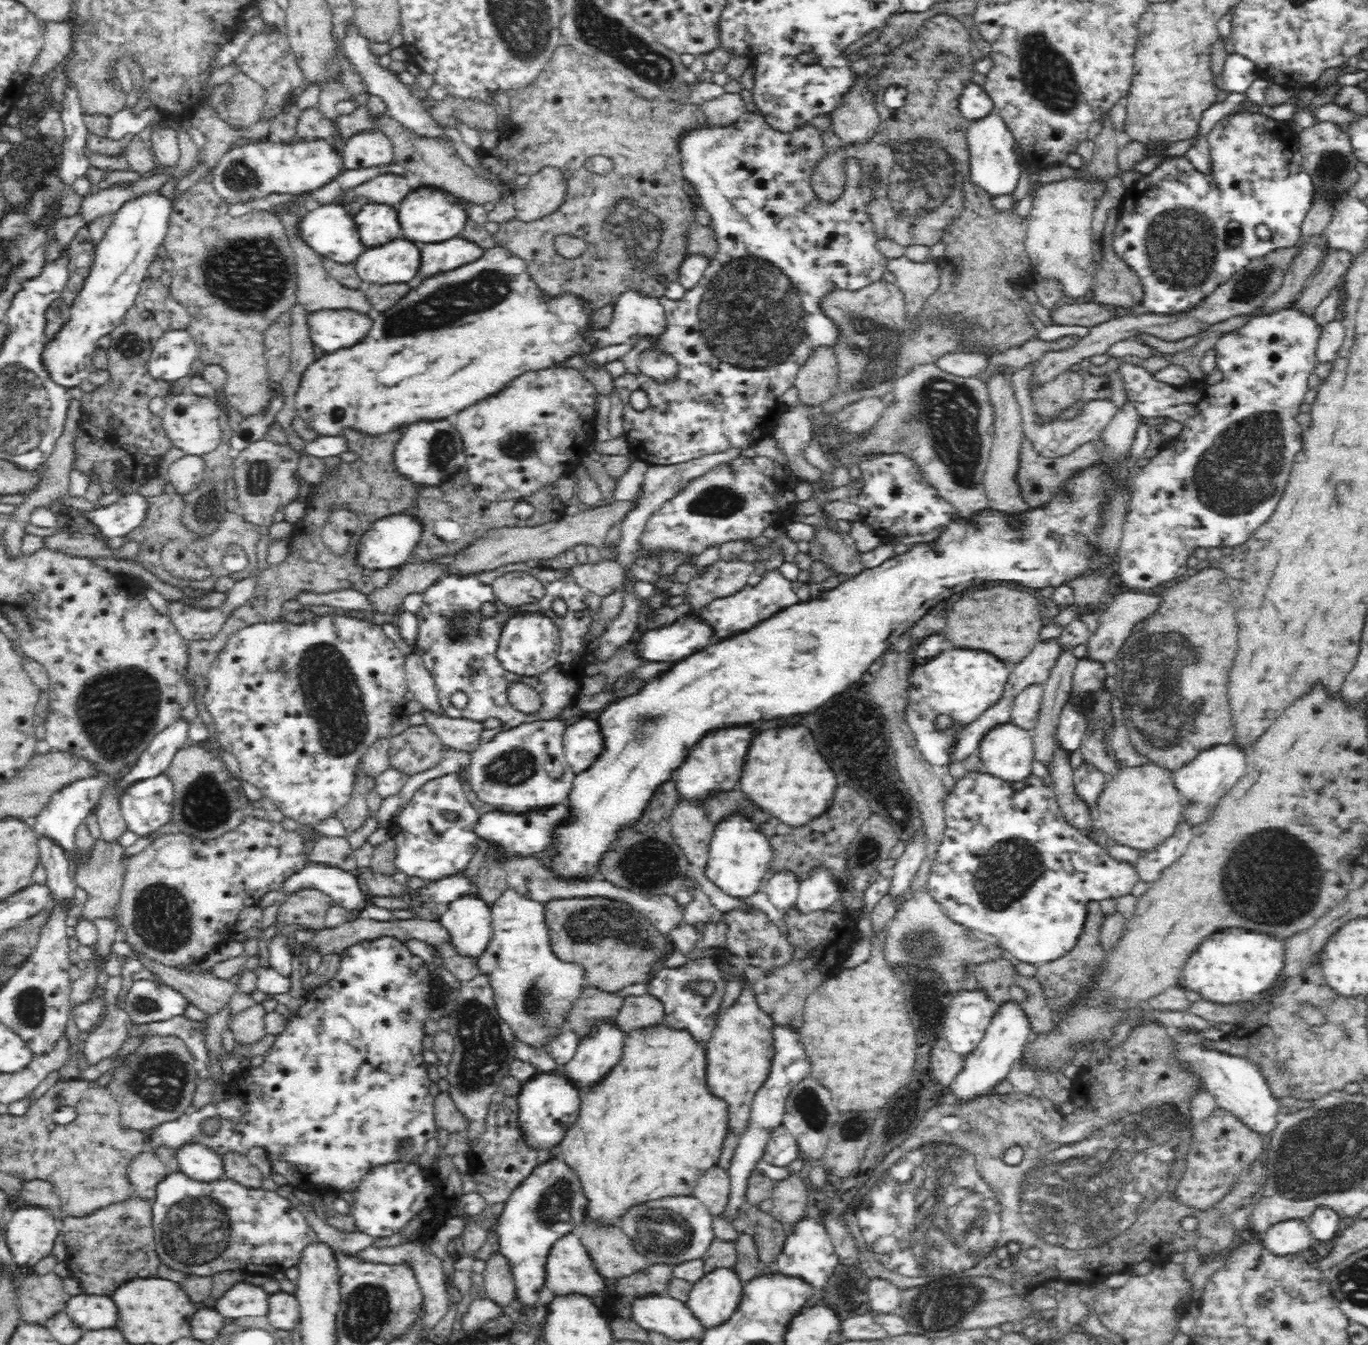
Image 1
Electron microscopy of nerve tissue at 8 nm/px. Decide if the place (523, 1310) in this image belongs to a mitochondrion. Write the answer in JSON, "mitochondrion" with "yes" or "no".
{"mitochondrion":"no"}

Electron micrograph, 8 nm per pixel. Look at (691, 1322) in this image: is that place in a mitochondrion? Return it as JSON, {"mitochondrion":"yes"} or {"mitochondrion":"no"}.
{"mitochondrion":"no"}

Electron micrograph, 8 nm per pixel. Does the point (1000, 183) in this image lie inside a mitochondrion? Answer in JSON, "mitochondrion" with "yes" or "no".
{"mitochondrion":"no"}

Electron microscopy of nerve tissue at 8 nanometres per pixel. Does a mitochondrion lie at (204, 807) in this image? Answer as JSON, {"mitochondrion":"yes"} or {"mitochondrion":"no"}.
{"mitochondrion":"yes"}

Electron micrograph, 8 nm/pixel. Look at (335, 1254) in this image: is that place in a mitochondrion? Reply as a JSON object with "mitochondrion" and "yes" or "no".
{"mitochondrion":"no"}

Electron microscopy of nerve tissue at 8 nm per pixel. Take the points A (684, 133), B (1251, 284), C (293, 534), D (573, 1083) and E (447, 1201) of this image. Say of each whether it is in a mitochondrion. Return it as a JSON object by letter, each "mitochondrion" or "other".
{"A":"other","B":"mitochondrion","C":"other","D":"other","E":"other"}

